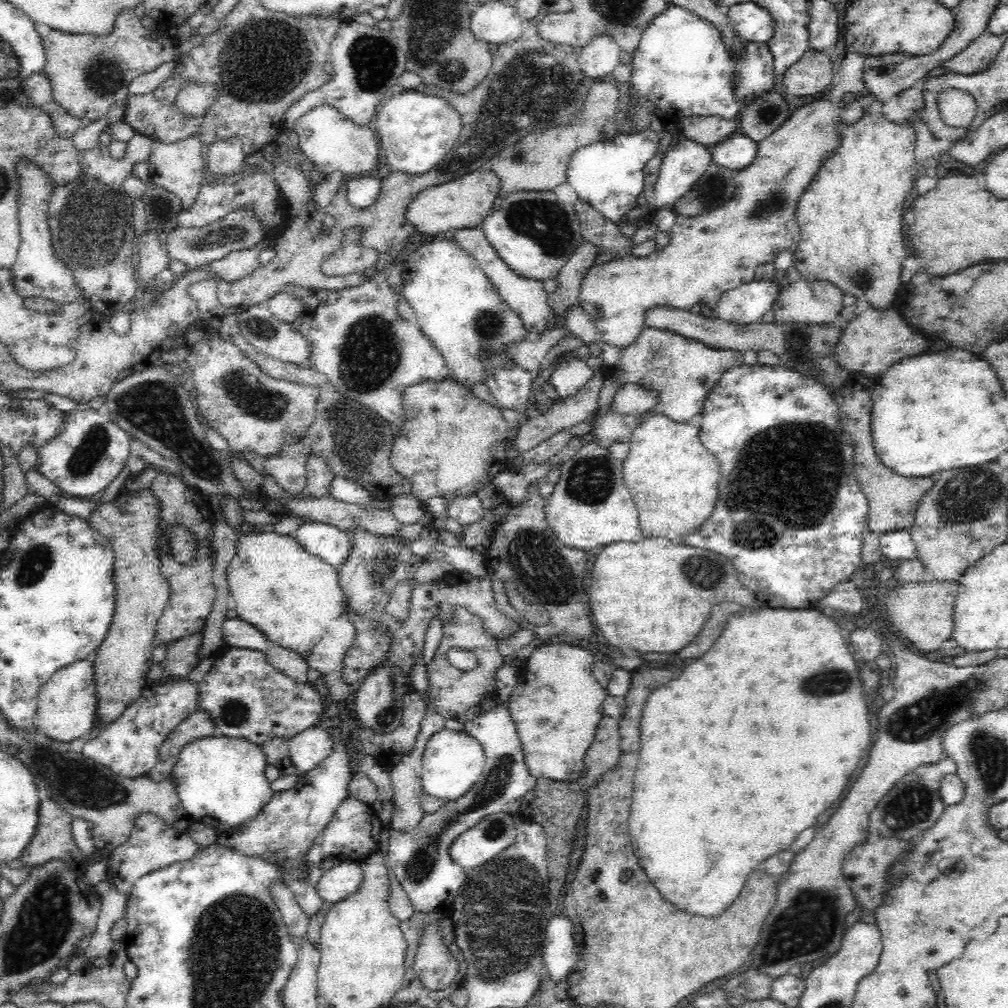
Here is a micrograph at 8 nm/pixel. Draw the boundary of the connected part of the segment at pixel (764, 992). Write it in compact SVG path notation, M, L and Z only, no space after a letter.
M750 966L747 971L730 979L723 985L729 996L746 996L749 1001L768 999L771 996L771 984L776 976L764 974L758 968Z

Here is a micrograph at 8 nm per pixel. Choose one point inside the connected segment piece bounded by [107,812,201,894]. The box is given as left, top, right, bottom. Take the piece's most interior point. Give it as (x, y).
(152, 844)

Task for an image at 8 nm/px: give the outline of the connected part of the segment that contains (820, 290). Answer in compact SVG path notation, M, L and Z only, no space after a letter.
M794 266L786 269L783 279L779 282L779 295L772 308L774 324L802 323L806 325L828 325L839 316L842 310L842 291L830 281L812 281L808 283L800 278Z

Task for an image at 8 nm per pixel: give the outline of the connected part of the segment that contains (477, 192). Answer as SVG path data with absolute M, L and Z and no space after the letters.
M488 166L471 173L458 180L425 189L414 197L404 210L406 224L410 224L410 229L416 228L424 234L436 236L452 229L474 228L485 214L492 212L499 198L499 177Z

